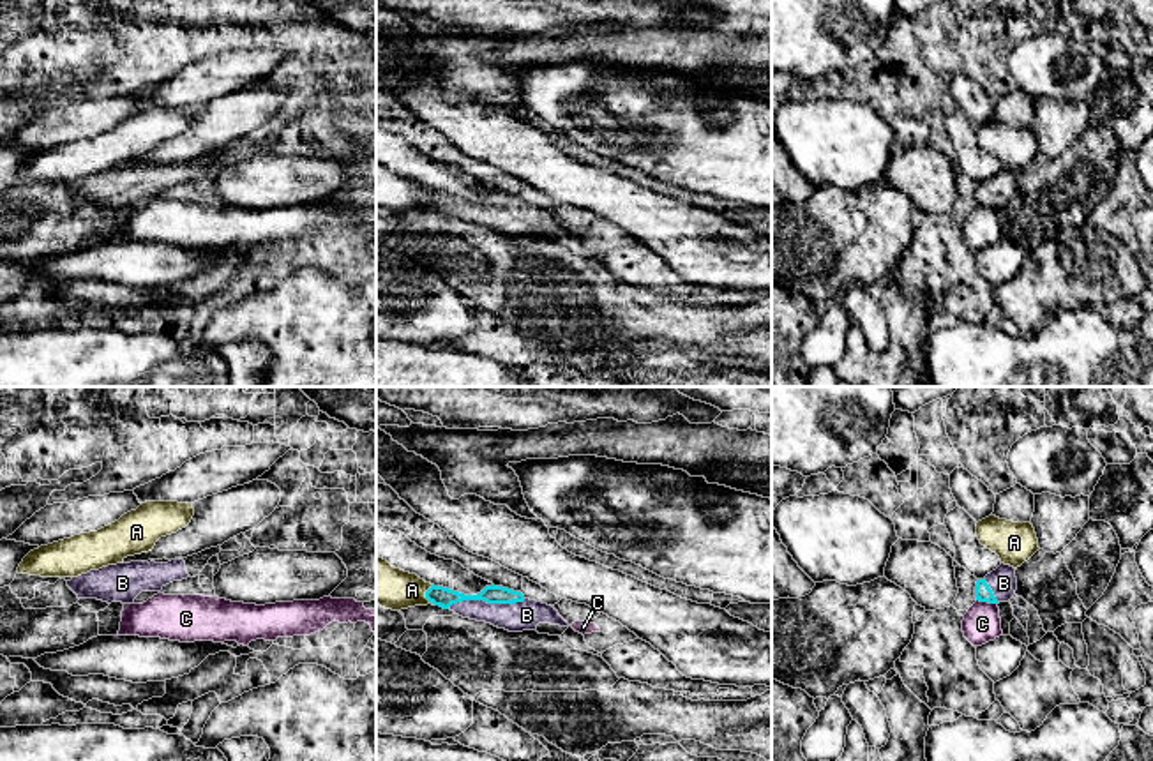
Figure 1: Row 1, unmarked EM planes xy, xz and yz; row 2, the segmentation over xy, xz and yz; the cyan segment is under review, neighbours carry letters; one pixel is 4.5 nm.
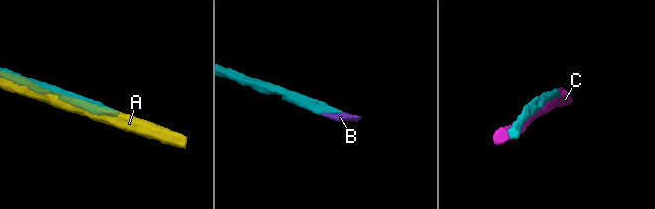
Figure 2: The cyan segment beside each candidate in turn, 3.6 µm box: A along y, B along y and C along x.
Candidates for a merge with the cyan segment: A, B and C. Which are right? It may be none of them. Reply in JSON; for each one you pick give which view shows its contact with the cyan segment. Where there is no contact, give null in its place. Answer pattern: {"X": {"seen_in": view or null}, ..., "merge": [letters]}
{"B": {"seen_in": "xz"}, "merge": ["B"]}

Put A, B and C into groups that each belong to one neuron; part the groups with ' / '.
A / B / C

